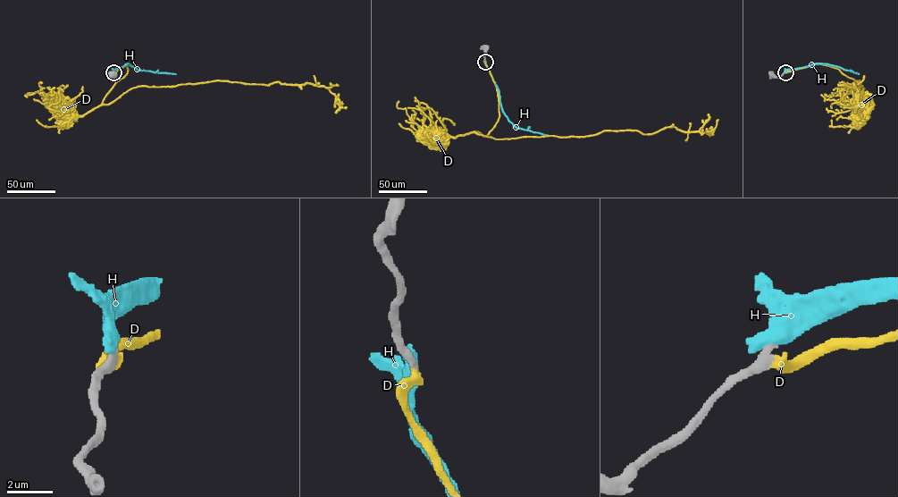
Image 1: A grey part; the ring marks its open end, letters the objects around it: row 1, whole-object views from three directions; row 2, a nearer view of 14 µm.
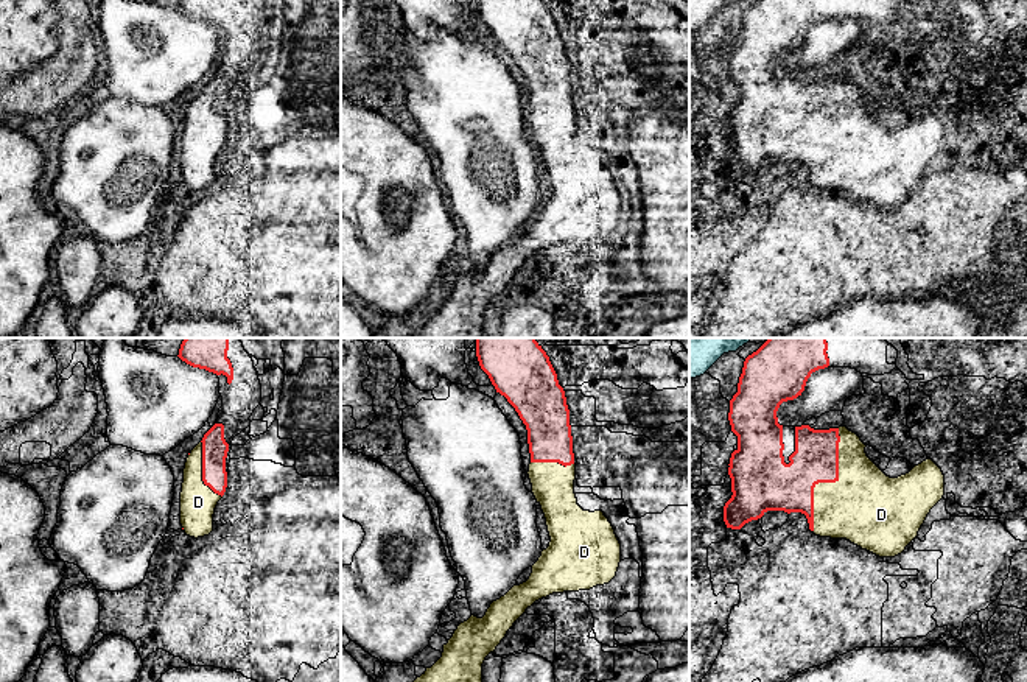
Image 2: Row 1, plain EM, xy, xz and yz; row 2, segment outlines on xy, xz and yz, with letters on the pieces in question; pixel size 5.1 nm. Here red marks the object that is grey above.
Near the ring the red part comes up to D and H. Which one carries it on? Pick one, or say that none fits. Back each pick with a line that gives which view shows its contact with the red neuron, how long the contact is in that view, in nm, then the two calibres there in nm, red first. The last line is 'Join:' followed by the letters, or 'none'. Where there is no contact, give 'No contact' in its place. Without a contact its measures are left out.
D: Touches red in yz. Shared border 550 nm. Thickness 240 nm (red) against 400 nm
Join: D

